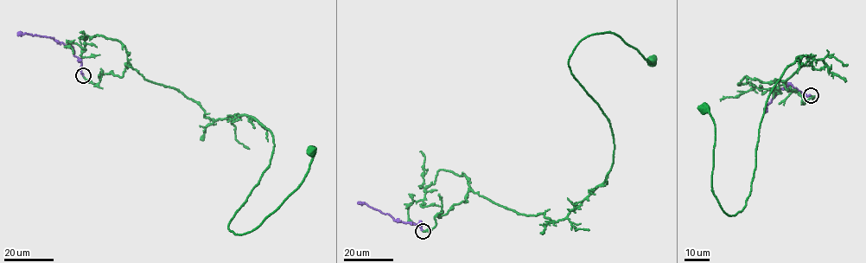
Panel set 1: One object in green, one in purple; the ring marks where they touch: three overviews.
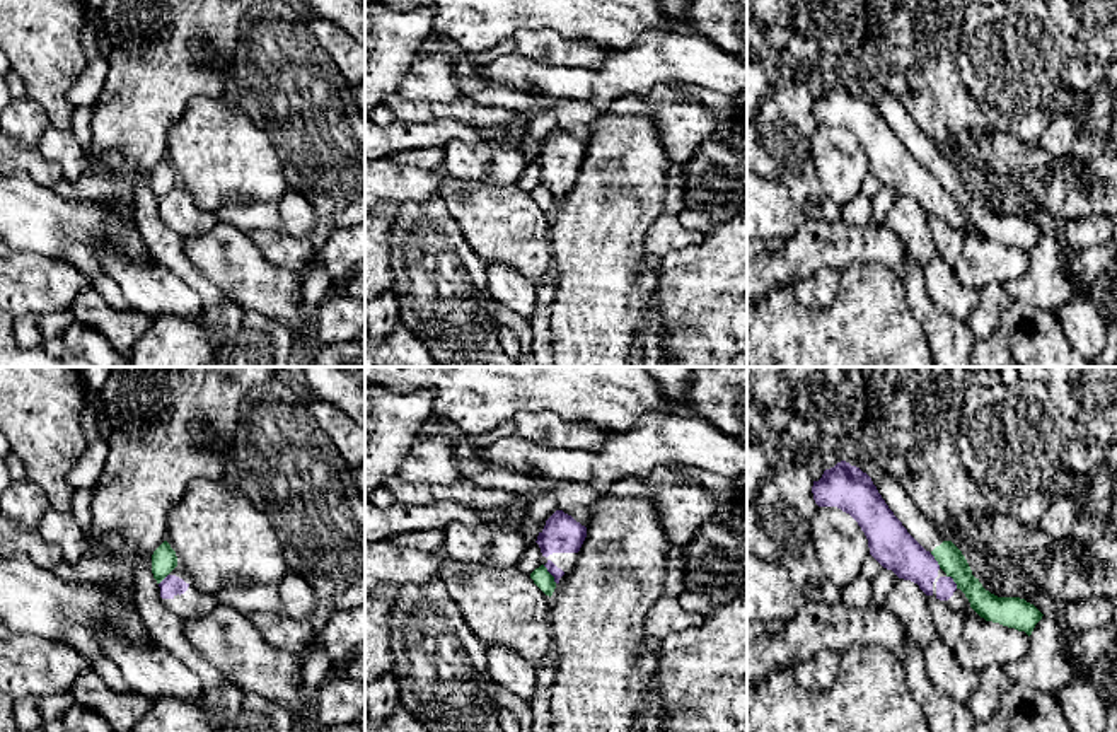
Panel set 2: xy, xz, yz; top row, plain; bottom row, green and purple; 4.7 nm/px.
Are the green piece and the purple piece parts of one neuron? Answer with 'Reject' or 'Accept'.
Reject

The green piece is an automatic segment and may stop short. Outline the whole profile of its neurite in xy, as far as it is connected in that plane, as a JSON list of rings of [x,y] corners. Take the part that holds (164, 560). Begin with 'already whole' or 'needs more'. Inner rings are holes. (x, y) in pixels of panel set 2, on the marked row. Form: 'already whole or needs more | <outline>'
already whole | [[[164,541],[152,555],[152,573],[157,584],[160,584],[176,566],[176,551]]]

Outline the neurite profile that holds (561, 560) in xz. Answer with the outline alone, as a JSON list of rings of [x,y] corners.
[[[556,510],[537,536],[542,565],[559,584],[576,565],[578,551],[587,537],[587,527],[563,510]]]

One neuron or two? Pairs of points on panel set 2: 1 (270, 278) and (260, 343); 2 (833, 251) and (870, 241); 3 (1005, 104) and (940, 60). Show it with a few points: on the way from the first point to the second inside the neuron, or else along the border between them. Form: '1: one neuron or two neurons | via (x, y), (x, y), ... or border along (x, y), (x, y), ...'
1: two neurons | border along (244, 311), (273, 318), (295, 338)
2: one neuron | via (841, 246), (862, 246)
3: two neurons | border along (964, 24), (957, 63)

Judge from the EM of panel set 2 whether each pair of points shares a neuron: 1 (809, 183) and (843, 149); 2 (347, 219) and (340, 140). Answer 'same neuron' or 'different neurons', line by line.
1: different neurons
2: different neurons

